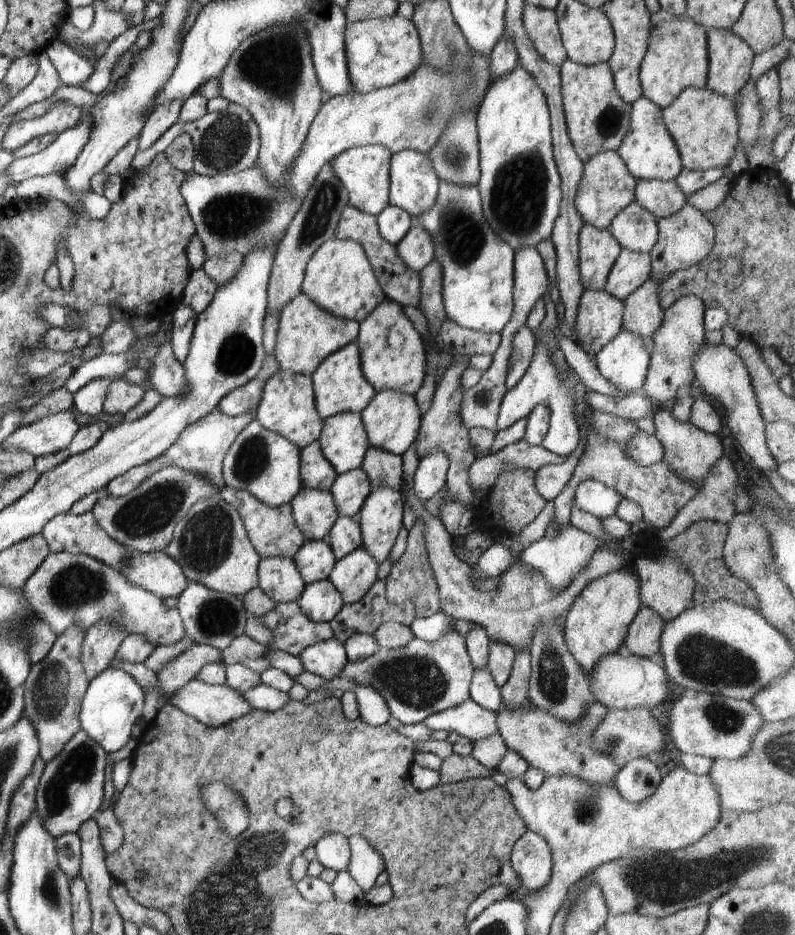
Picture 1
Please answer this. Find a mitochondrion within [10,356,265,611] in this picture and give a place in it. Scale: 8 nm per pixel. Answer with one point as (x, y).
(144, 515)

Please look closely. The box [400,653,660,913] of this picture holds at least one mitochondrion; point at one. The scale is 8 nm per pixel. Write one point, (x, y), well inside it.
(584, 807)

